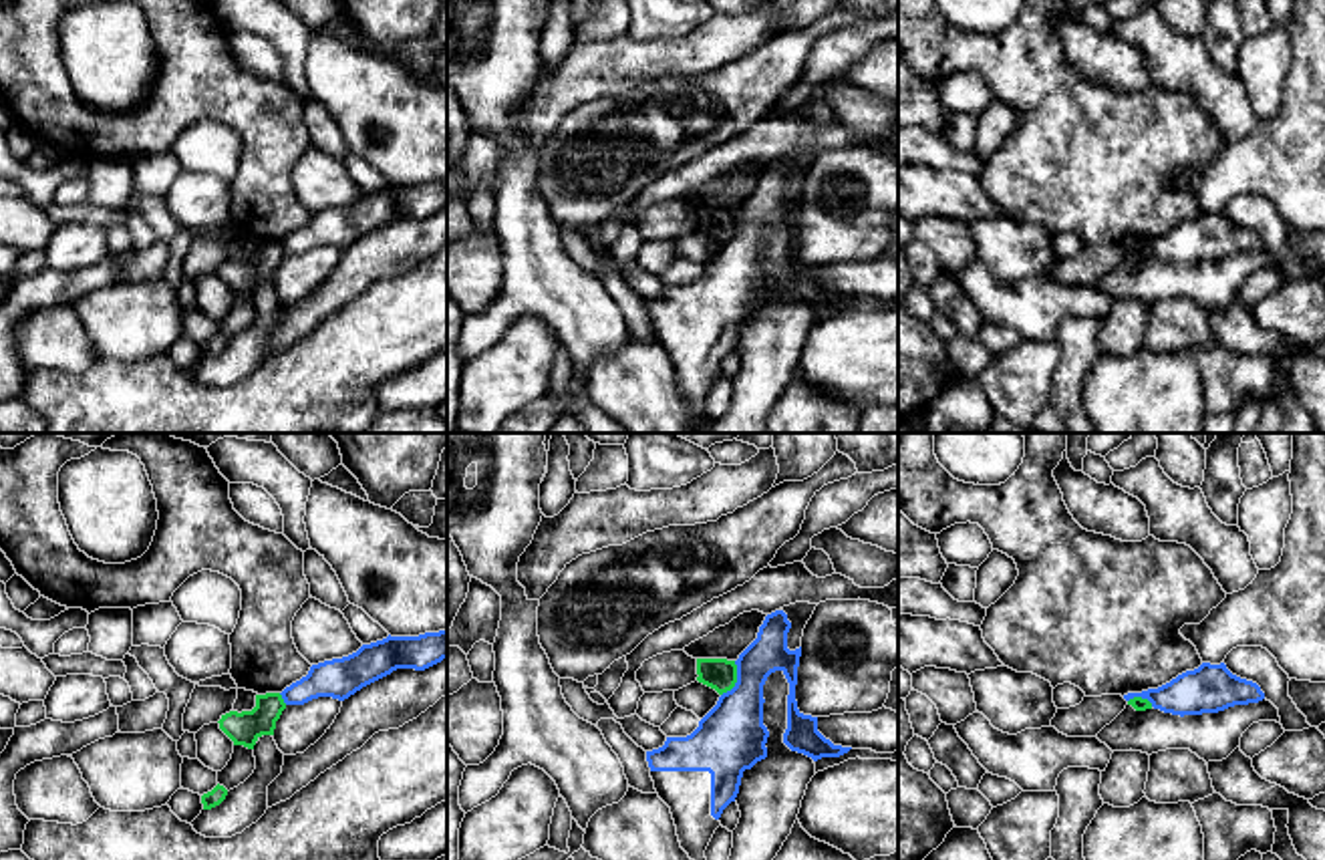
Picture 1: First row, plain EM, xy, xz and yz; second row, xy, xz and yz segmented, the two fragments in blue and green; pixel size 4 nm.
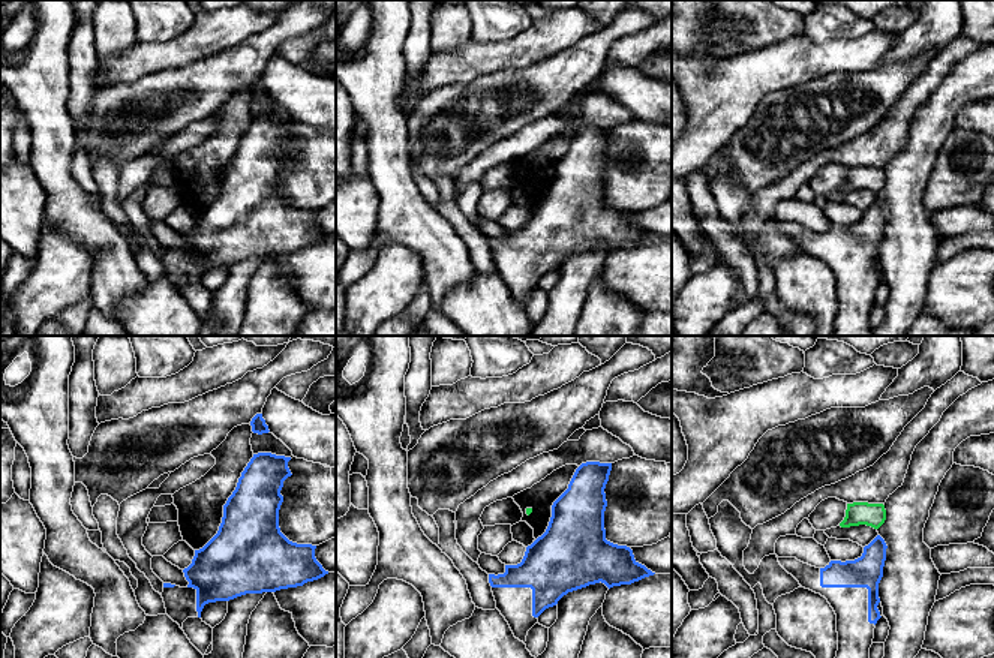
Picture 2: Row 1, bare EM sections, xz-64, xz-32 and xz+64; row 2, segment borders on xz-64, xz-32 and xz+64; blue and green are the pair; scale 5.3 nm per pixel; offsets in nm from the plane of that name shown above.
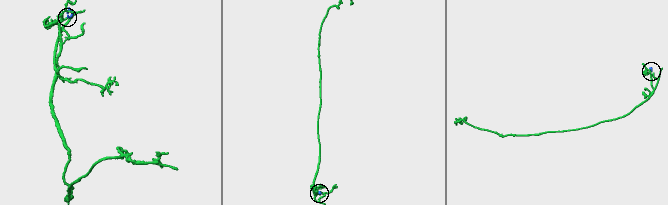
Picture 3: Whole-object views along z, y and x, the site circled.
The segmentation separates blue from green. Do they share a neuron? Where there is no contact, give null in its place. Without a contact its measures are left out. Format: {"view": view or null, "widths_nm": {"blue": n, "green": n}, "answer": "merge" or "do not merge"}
{"view": "xz", "widths_nm": {"blue": 280, "green": 130}, "answer": "do not merge"}

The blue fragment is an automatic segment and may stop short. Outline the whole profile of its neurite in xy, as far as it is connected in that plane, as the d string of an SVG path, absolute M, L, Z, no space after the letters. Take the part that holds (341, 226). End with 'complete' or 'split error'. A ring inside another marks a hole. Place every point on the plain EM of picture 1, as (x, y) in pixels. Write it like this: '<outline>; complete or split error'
M447 177L419 185L387 185L362 193L356 201L312 213L308 224L280 244L286 254L304 254L318 246L348 248L362 236L397 218L425 220L447 207Z; complete

